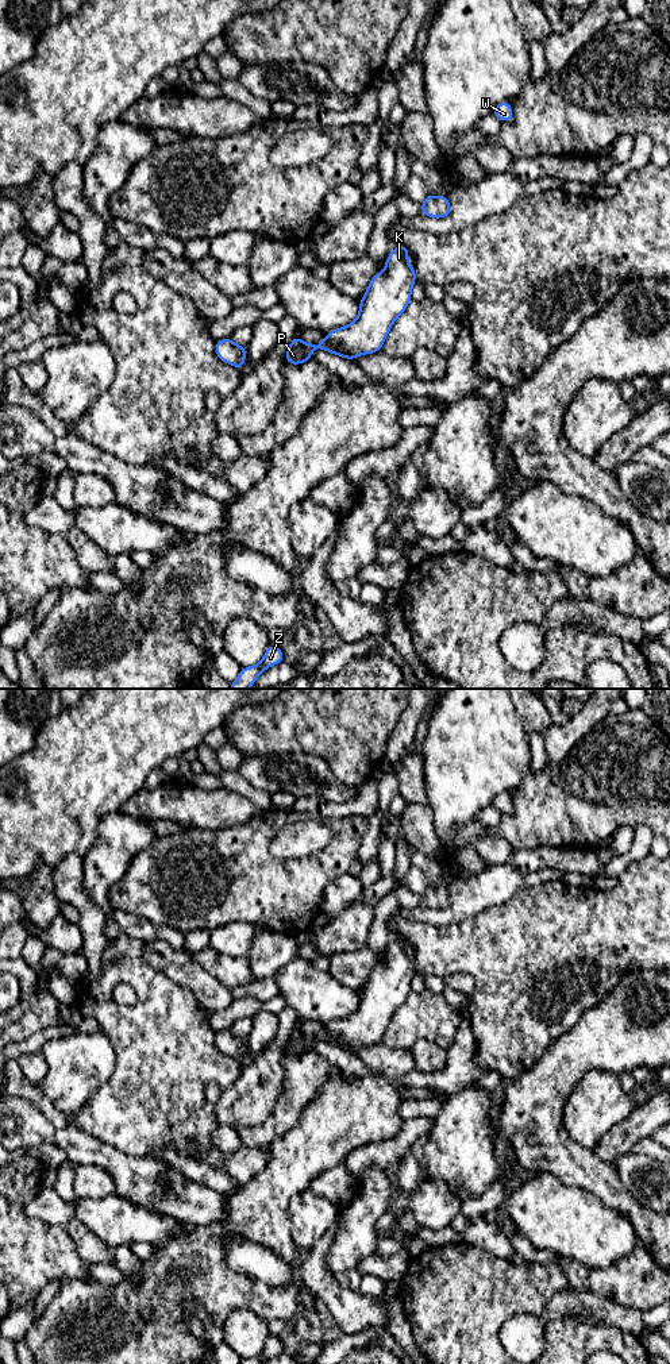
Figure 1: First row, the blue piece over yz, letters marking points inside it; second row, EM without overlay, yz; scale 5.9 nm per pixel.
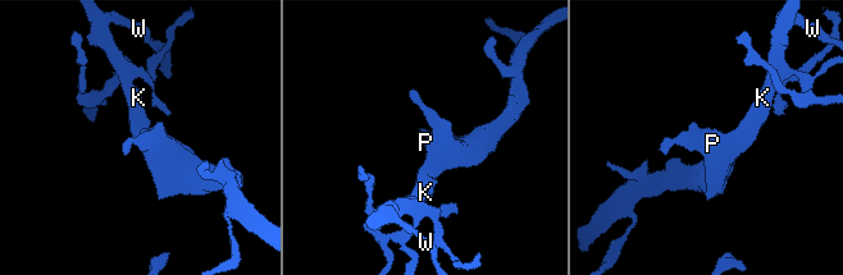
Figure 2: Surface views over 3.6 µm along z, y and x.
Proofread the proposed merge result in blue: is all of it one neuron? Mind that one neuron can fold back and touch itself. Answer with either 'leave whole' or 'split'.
leave whole

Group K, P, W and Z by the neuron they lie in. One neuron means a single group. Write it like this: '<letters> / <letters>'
K P W Z

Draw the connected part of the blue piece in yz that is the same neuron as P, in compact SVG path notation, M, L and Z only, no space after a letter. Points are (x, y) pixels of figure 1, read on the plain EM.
M401 935L386 948L386 958L371 970L359 991L358 1009L346 1018L331 1021L327 1029L311 1036L293 1026L285 1044L285 1055L303 1056L313 1051L312 1041L324 1041L354 1053L362 1045L381 1043L396 1010L412 991L411 982L417 972L416 962L407 953L412 943Z

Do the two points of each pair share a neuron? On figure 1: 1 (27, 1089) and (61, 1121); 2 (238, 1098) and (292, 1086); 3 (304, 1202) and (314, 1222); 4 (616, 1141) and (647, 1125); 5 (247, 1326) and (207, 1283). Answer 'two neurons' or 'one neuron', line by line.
1: one neuron
2: two neurons
3: one neuron
4: one neuron
5: two neurons

